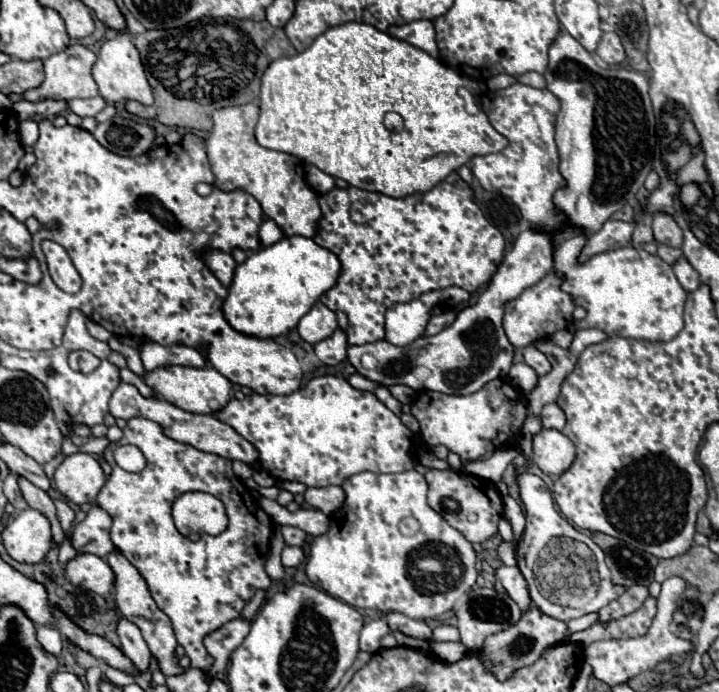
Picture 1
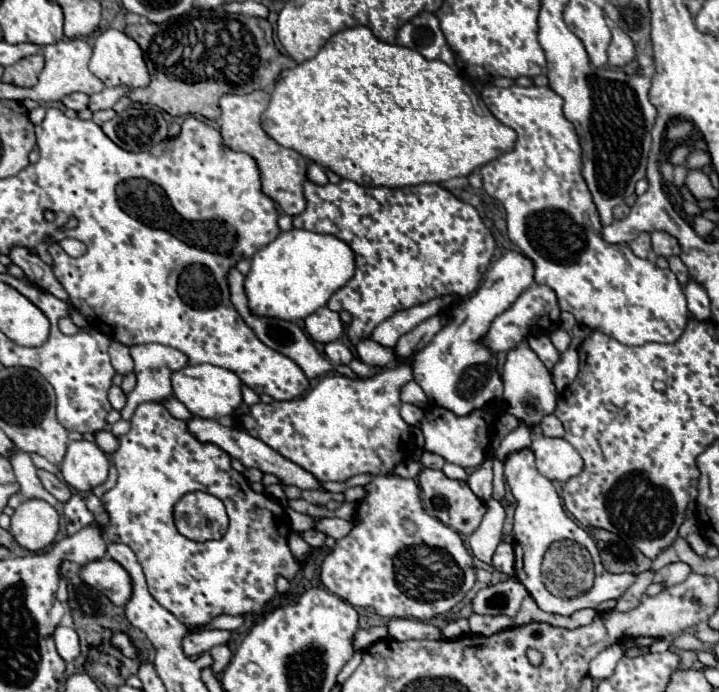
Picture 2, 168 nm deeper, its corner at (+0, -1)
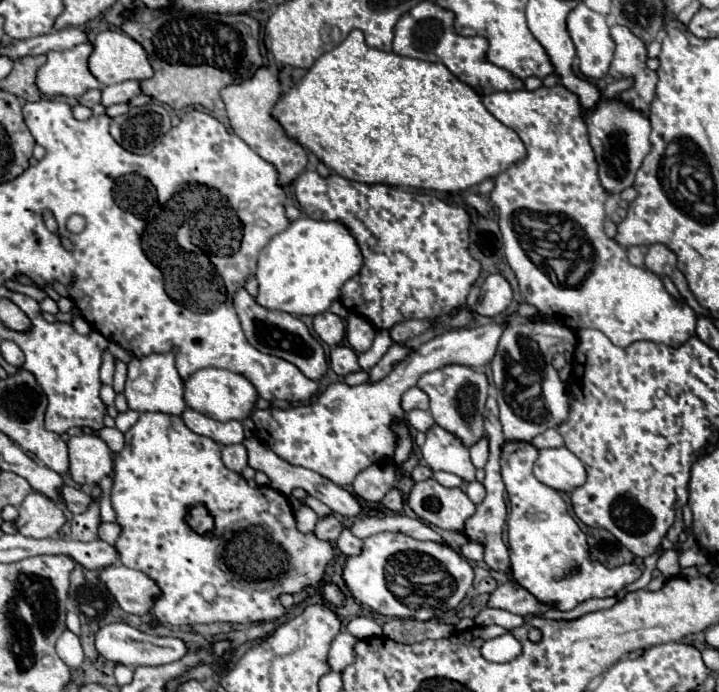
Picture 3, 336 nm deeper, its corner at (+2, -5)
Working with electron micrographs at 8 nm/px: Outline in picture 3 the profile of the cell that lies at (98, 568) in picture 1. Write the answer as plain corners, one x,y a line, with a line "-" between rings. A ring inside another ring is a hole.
112,564
100,570
100,578
106,582
120,608
130,614
150,616
154,602
160,598
160,588
150,576
126,568
124,564

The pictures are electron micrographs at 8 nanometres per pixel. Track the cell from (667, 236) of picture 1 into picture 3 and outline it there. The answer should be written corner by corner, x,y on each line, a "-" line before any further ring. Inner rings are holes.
652,244
646,254
646,268
658,276
670,276
676,268
676,256
664,244

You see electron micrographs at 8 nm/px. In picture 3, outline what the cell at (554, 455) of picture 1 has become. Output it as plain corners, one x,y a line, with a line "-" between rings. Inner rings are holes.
546,448
540,450
534,476
558,492
572,492
586,482
586,468
568,448

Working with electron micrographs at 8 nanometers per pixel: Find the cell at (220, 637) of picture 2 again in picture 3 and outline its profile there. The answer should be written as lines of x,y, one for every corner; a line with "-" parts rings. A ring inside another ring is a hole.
116,622
108,624
106,628
100,628
94,634
94,644
96,650
112,662
120,662
126,666
160,666
160,664
170,664
180,660
186,654
186,646
178,638
162,638
162,636
152,636
144,634
138,628
132,628
126,622

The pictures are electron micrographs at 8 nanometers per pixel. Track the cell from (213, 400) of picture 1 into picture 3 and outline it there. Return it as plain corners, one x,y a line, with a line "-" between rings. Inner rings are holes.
204,368
198,370
196,374
192,374
186,382
184,382
184,398
188,408
220,420
220,422
228,422
228,420
238,420
242,422
244,418
248,418
254,408
256,408
256,400
258,400
258,392
252,386
252,382
236,372
230,370
220,370
220,368

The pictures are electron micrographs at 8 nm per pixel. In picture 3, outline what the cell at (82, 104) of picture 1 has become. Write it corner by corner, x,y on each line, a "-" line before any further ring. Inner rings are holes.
126,80
122,84
112,84
102,88
102,104
112,106
118,102
128,102
130,98
140,94
140,82
138,80

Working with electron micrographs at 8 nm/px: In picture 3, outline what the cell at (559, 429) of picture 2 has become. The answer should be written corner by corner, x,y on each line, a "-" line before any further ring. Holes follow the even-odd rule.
546,430
544,434
540,436
534,436
532,444
542,450
542,448
560,448
564,442
562,442
562,436
556,432
556,430

